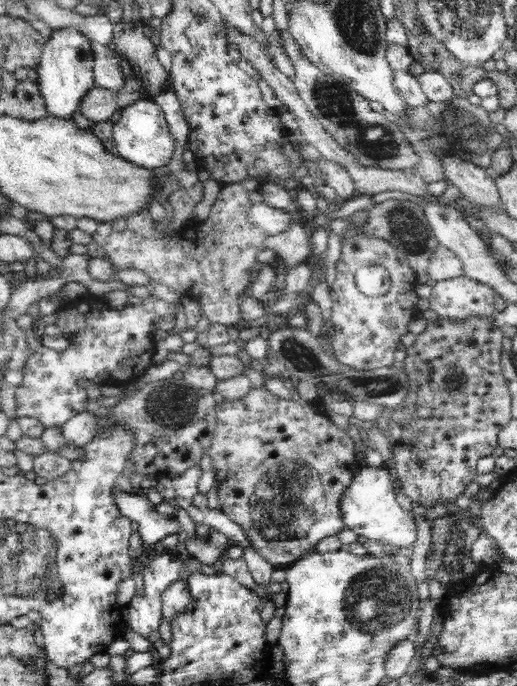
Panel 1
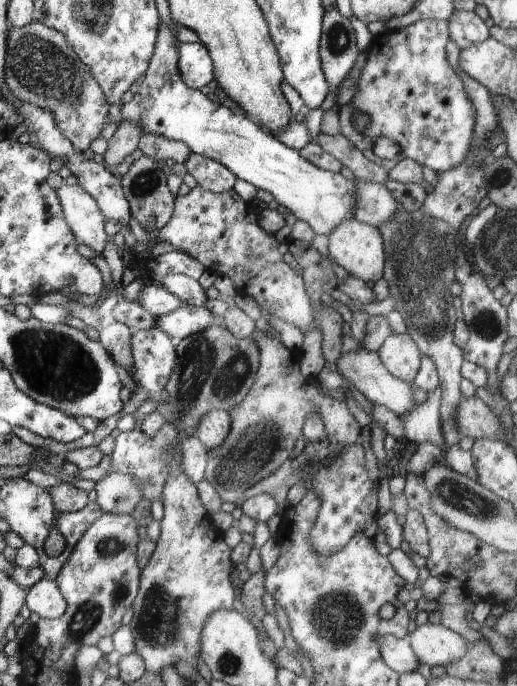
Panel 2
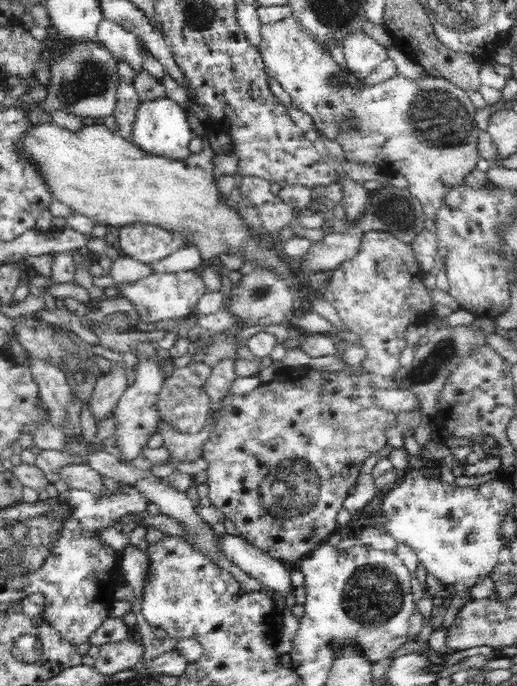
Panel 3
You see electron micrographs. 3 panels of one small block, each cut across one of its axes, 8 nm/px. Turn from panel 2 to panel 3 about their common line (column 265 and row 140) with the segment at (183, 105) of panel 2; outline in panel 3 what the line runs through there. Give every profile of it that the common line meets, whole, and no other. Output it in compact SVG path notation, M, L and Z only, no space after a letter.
M168 97L141 102L136 109L135 119L131 124L130 143L148 155L171 160L186 160L191 156L189 143L195 133L190 129L187 110Z

